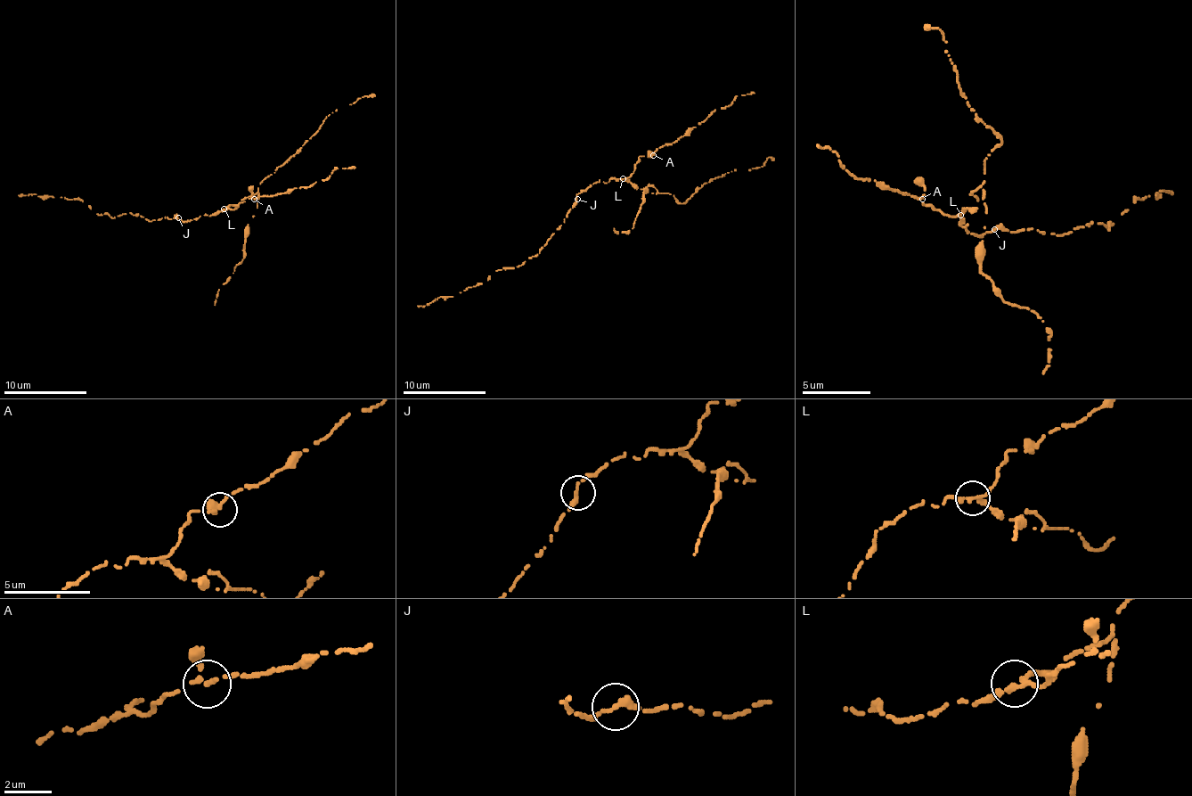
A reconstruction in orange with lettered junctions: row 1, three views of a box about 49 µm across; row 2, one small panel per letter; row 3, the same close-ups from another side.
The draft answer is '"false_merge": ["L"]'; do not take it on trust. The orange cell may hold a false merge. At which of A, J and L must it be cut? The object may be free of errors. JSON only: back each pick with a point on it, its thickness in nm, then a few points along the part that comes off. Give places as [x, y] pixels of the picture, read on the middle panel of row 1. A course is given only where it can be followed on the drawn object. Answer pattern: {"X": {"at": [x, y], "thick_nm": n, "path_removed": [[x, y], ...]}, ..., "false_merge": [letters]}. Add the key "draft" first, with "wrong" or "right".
{"draft": "right", "L": {"at": [623, 178], "thick_nm": 220, "path_removed": [[623, 178], [637, 188], [653, 186], [684, 203], [707, 182], [728, 172], [759, 168], [773, 158]]}, "false_merge": ["L"]}

